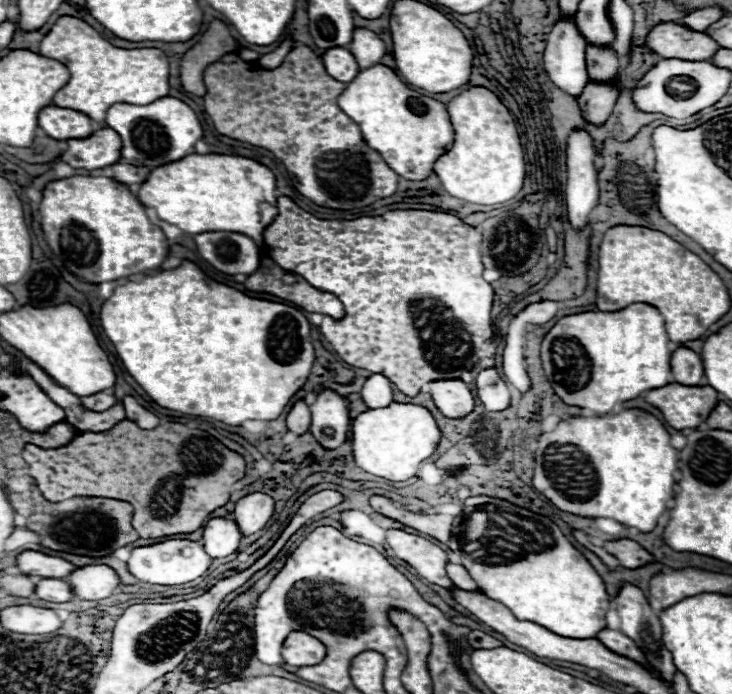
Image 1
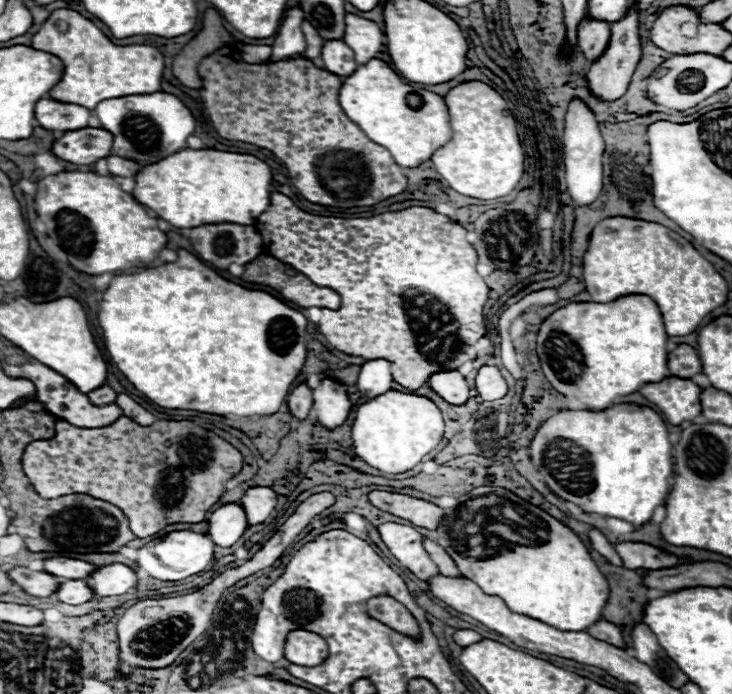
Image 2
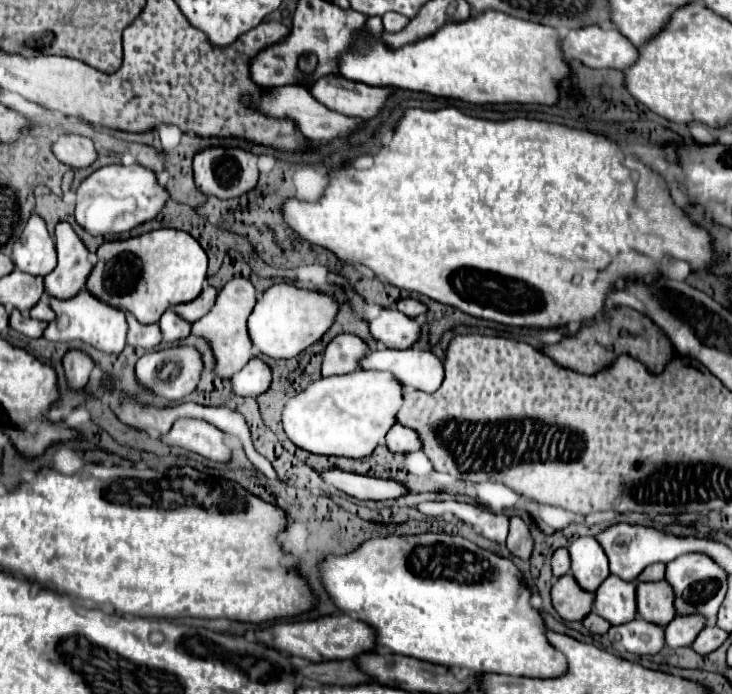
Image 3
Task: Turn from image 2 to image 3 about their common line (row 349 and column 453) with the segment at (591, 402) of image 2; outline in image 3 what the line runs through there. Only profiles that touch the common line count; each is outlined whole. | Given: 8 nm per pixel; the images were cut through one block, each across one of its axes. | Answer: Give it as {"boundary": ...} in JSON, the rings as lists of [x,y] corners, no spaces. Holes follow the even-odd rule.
{"boundary":[[[406,534],[380,536],[362,542],[346,554],[328,554],[318,562],[322,586],[340,612],[358,614],[358,620],[374,628],[376,646],[394,654],[412,656],[432,664],[462,666],[476,674],[496,672],[528,678],[558,678],[566,670],[566,658],[554,650],[544,636],[544,624],[530,606],[530,590],[520,570],[508,558],[478,548],[462,536]]]}

